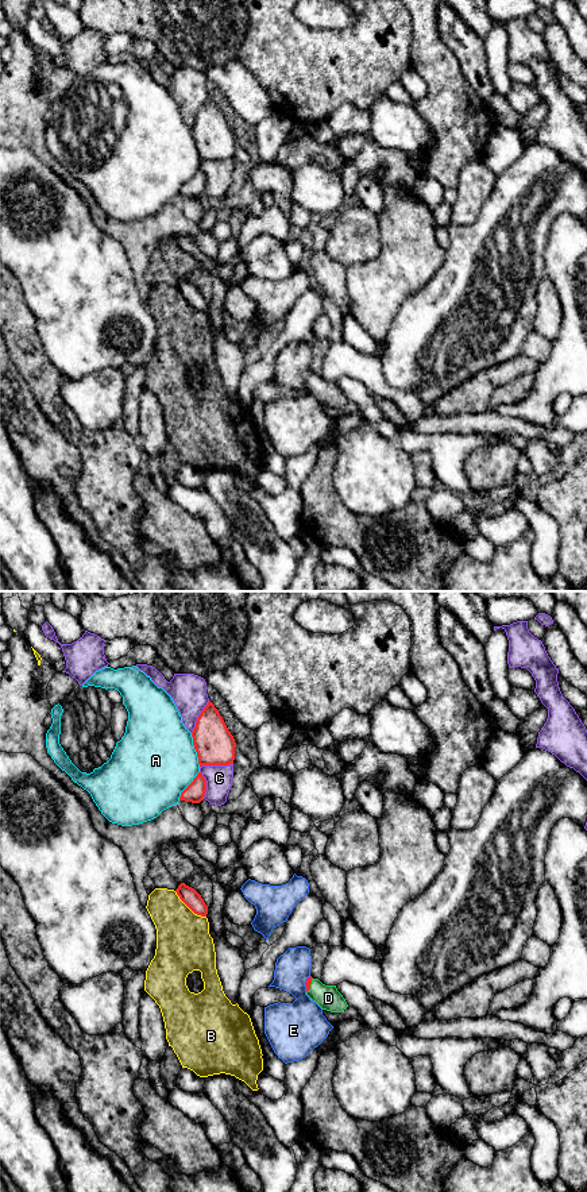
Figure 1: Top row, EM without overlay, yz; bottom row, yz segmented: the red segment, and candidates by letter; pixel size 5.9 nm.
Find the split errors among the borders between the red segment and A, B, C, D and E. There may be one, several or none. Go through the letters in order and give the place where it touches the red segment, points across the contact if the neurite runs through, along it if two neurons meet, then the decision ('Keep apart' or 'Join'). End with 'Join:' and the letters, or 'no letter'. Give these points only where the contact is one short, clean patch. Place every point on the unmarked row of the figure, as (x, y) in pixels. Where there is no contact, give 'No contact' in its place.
A: Touches red at yz (194, 143). Keep apart
B: Touches red at yz (189, 303). Boundary: yz (174, 286), (194, 308), (205, 312). Keep apart
C: Touches red at yz (216, 159). Keep apart
D: Touches red at yz (309, 381). Path across: yz (308, 378), (309, 381), (328, 393). Join
E: Touches red at yz (305, 378). Keep apart
Join: D

